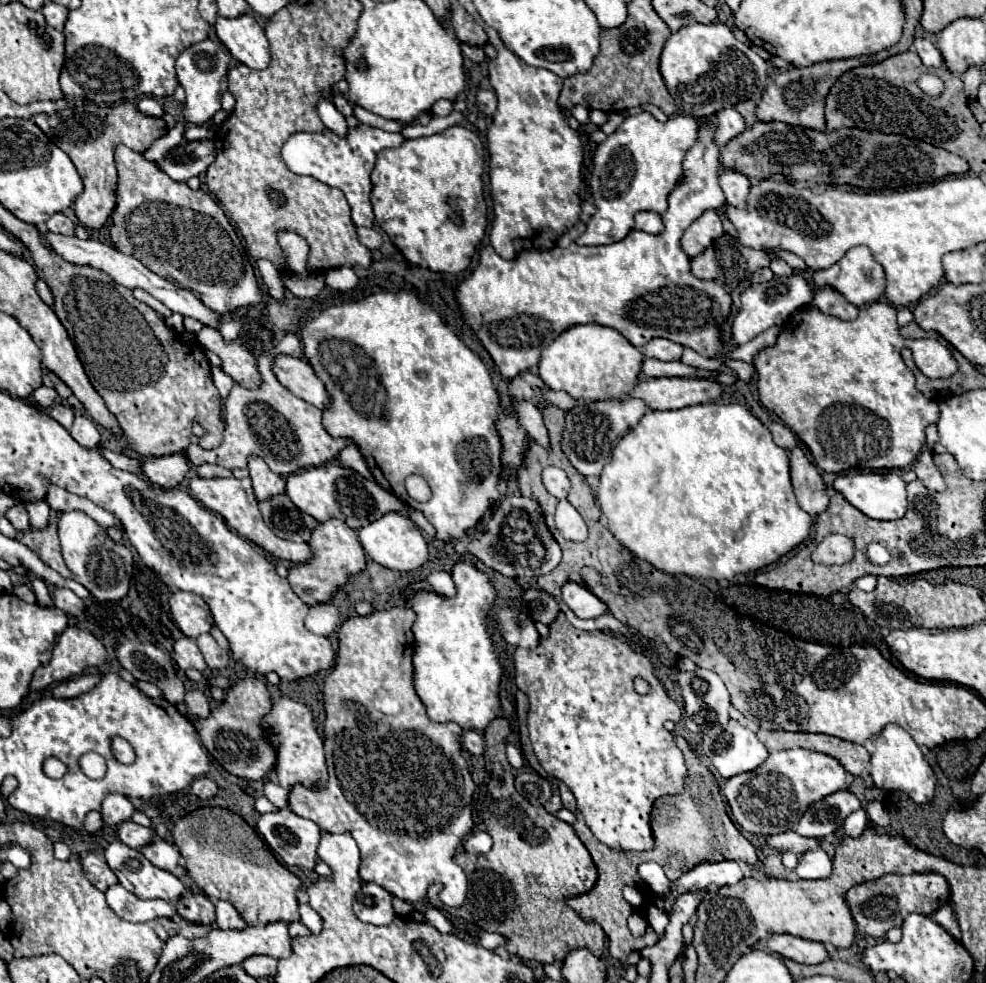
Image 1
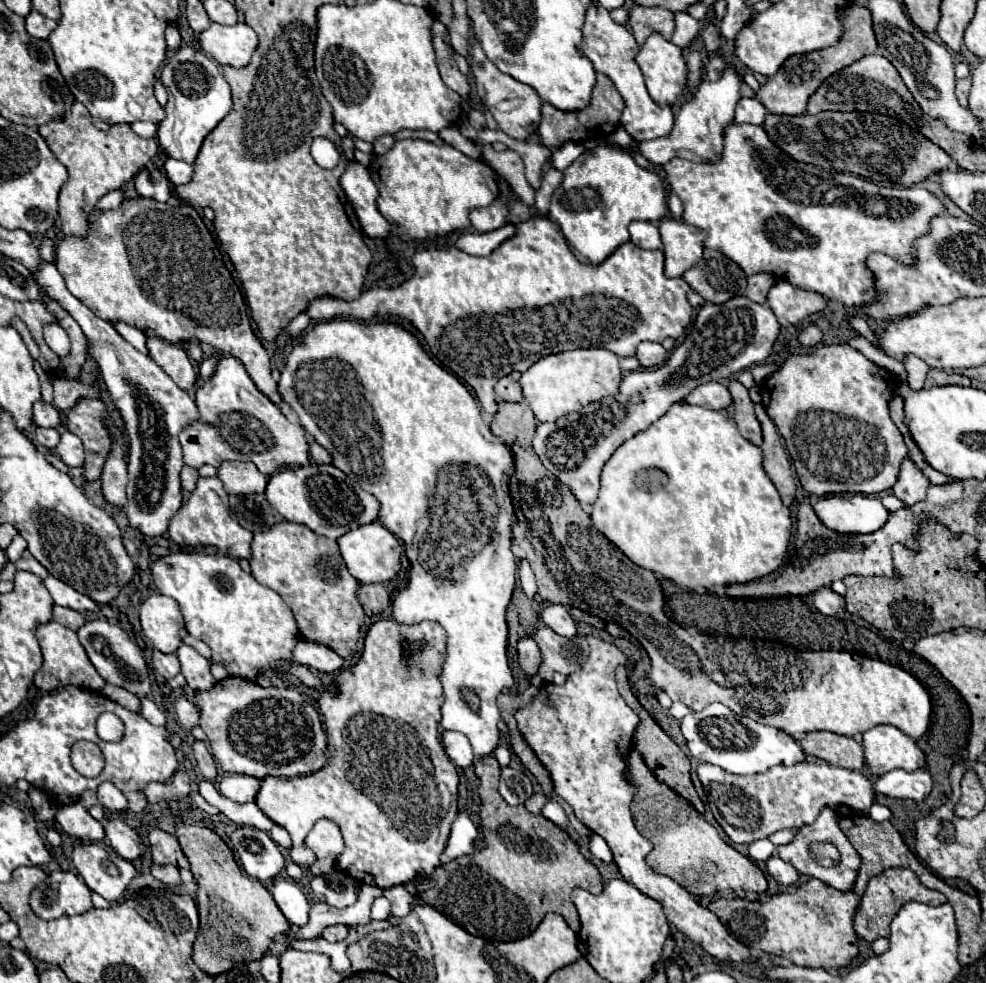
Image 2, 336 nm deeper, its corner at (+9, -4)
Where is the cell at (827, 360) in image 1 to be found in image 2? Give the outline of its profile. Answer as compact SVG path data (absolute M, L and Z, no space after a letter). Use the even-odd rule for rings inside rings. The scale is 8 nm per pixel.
M818 345L802 355L788 355L782 367L762 383L764 407L784 437L804 491L822 497L832 493L876 495L894 487L902 459L908 455L898 427L888 415L888 403L896 395L900 379L874 365L848 345Z

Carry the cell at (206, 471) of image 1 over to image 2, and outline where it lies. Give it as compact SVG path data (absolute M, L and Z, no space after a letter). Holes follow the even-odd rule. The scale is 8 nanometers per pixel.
M184 467L182 469L182 473L180 473L180 481L182 481L182 491L186 491L186 493L190 493L190 491L194 491L194 487L196 487L196 481L198 481L198 471L194 469L194 467Z

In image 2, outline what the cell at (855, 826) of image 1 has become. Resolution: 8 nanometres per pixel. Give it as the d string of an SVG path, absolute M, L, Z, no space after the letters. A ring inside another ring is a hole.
M928 767L916 769L916 771L904 771L894 769L886 775L880 775L874 783L876 795L888 795L888 797L904 797L922 801L932 789L932 773Z

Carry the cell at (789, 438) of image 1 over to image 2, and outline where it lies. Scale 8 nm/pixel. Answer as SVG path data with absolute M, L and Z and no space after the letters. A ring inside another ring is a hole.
M732 379L728 391L734 399L734 419L740 429L740 435L754 445L762 445L762 429L754 415L754 403L748 397L748 389L740 381Z

